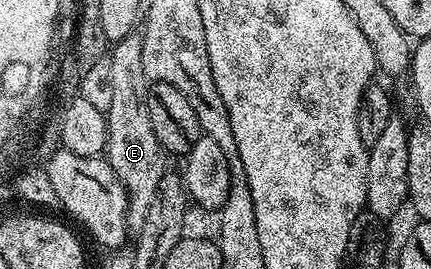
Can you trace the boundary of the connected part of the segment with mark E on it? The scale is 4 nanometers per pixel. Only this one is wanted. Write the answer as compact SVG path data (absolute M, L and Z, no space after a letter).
M141 32L113 42L108 53L108 68L112 79L112 107L106 114L106 148L104 159L116 171L126 189L126 224L136 231L148 219L148 207L160 187L162 174L167 172L167 154L162 148L156 131L152 131L152 115L148 111L151 82L144 75L144 58L141 54Z

